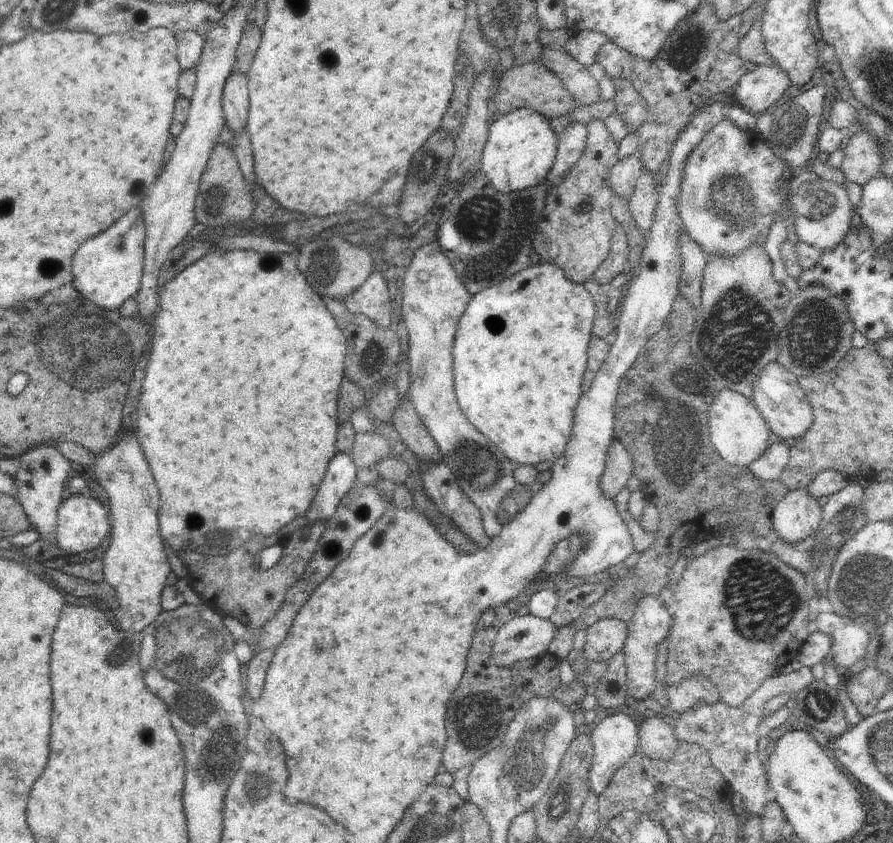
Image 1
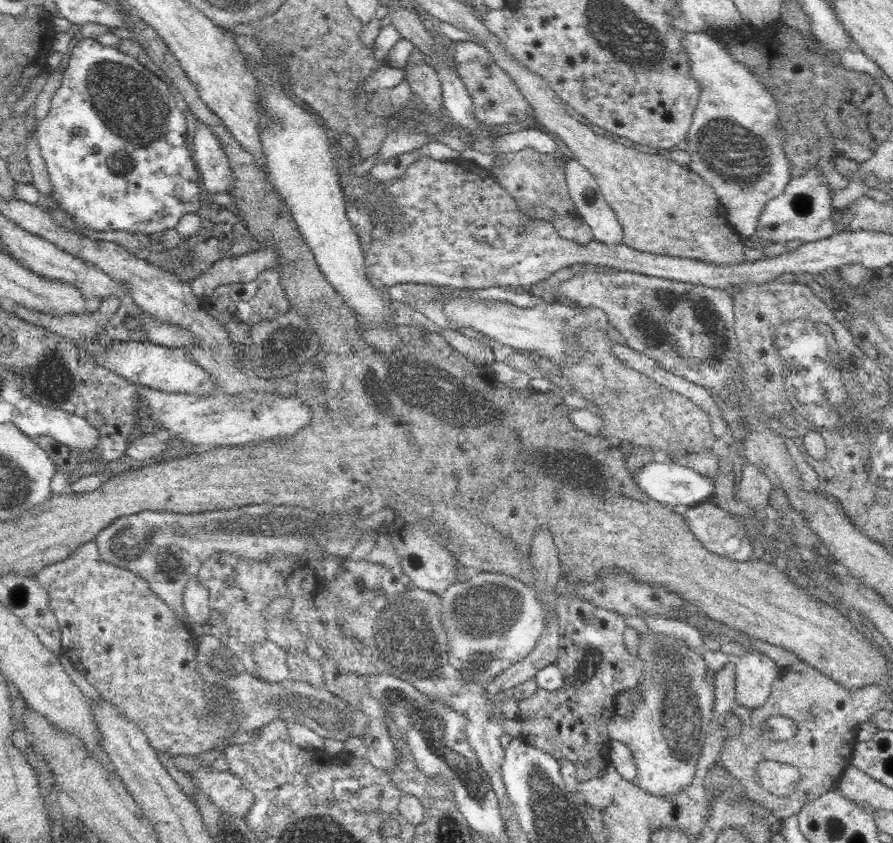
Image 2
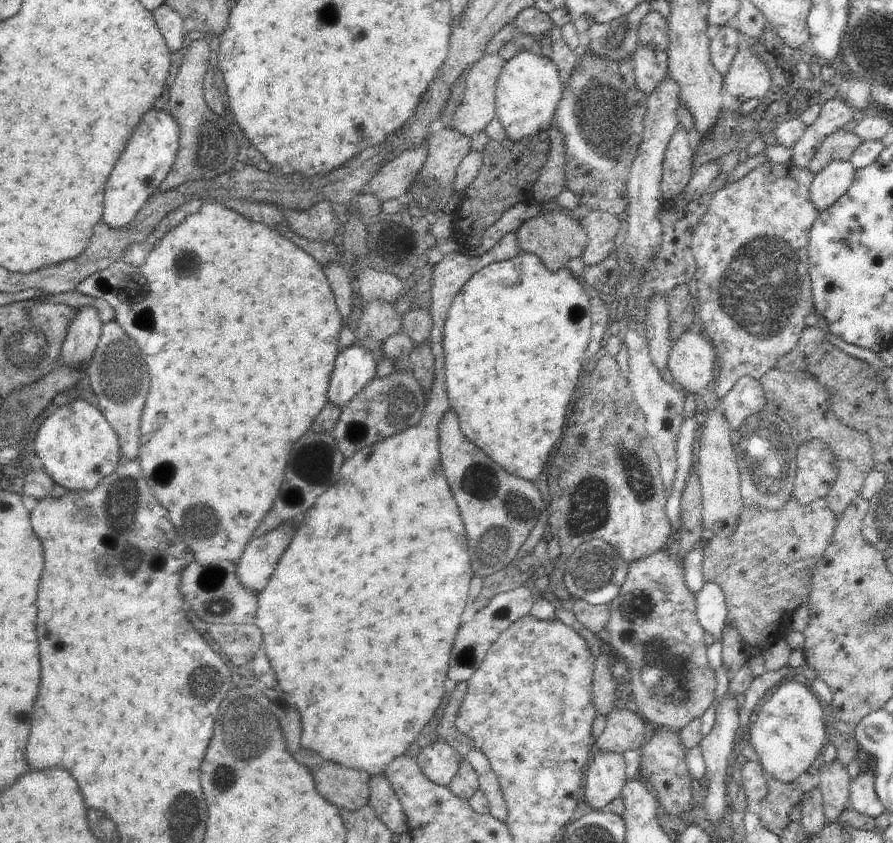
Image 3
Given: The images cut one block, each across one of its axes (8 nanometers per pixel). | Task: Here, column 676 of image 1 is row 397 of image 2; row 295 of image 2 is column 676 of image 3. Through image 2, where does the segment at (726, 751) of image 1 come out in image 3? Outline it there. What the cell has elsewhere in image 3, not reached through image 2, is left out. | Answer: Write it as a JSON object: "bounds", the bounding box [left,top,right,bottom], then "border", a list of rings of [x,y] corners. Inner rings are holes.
{"bounds":[605,546,715,732],"border":[[[663,546],[651,556],[631,562],[629,574],[617,598],[609,604],[609,610],[611,610],[611,618],[605,624],[605,630],[609,634],[607,648],[611,648],[617,658],[623,658],[631,670],[631,676],[627,680],[627,688],[633,696],[631,708],[637,714],[643,714],[651,722],[651,728],[663,728],[663,730],[673,730],[673,732],[681,732],[693,718],[701,718],[713,700],[715,670],[709,666],[705,658],[705,650],[707,650],[707,646],[703,644],[705,630],[697,622],[695,592],[689,592],[683,580],[683,560],[677,560],[671,554],[667,554],[667,548]],[[643,666],[659,668],[657,686],[649,688],[641,682],[639,674]]]}

